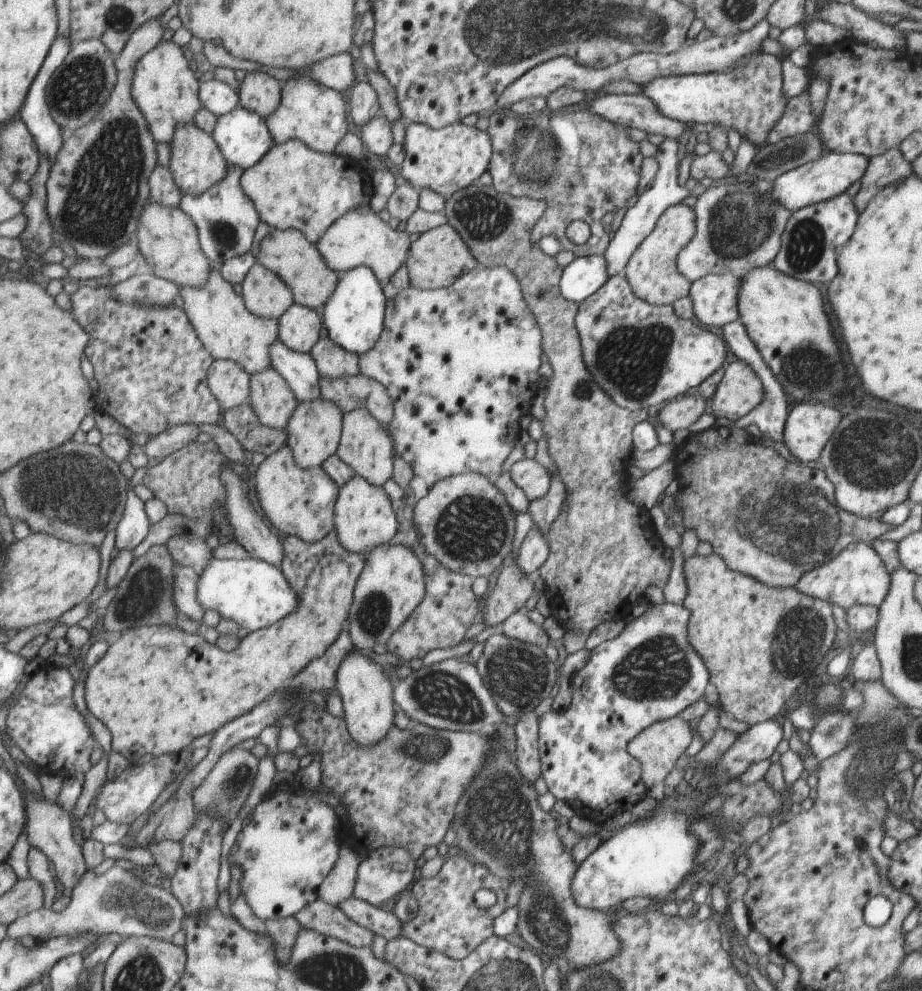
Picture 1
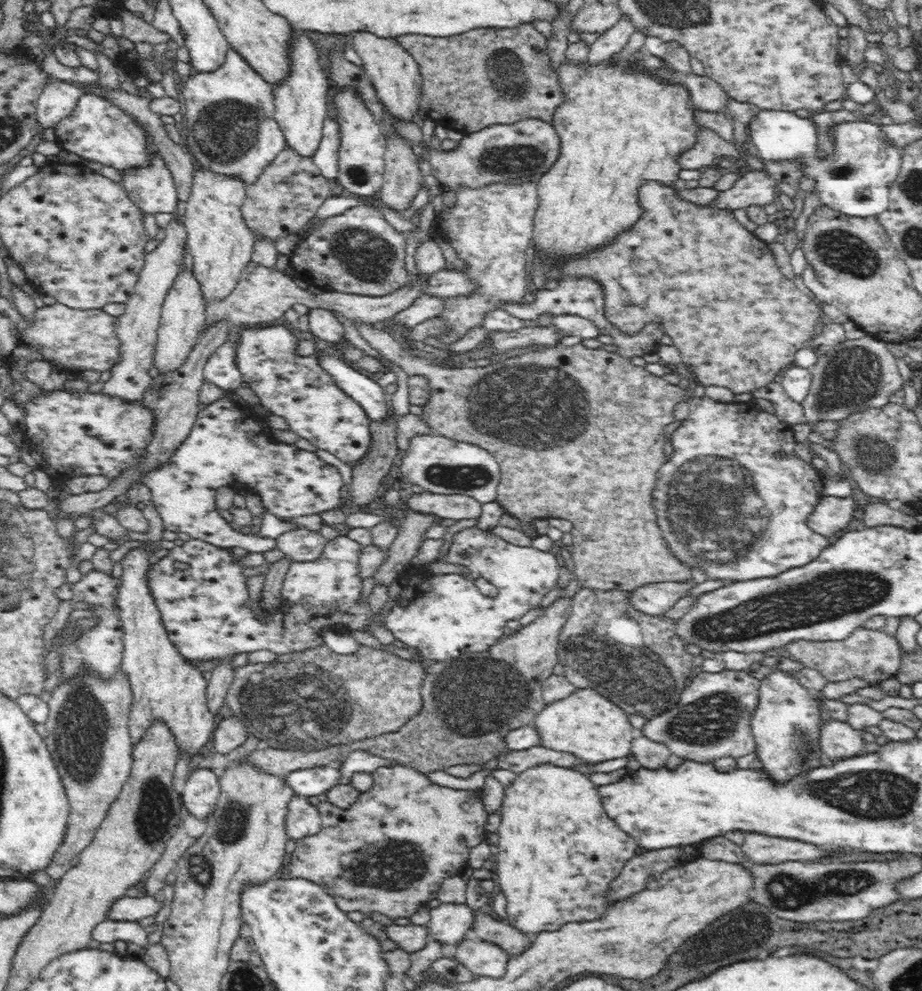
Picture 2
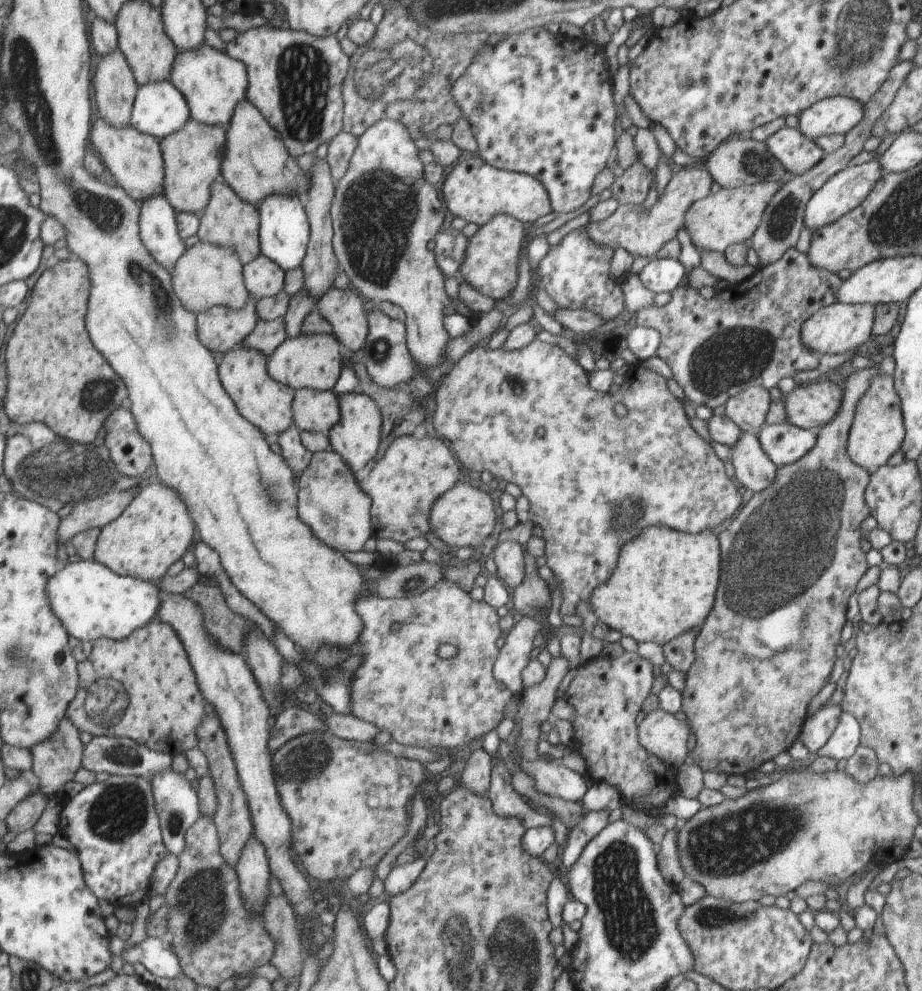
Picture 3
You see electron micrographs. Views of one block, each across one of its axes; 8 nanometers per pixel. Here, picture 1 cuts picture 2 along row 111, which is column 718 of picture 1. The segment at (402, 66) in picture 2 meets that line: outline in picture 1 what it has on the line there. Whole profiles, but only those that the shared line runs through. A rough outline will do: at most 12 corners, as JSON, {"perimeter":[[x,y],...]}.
{"perimeter":[[732,359],[712,398],[714,417],[737,421],[764,401],[748,363]]}

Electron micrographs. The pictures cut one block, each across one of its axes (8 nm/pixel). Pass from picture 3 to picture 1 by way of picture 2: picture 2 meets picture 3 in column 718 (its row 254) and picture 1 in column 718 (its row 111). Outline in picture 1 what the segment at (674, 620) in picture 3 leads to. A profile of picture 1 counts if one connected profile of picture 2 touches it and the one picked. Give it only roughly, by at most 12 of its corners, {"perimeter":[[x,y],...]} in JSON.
{"perimeter":[[715,553],[684,564],[689,642],[725,713],[779,719],[838,606]]}

